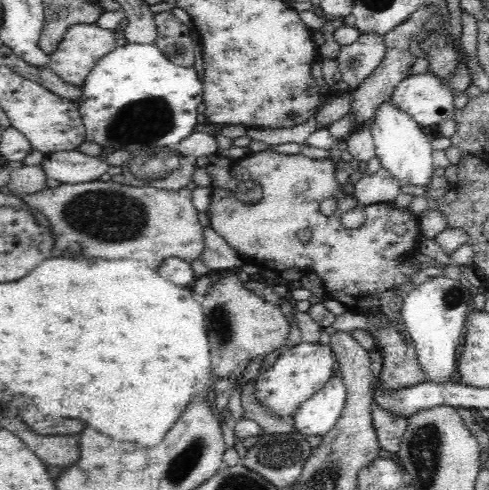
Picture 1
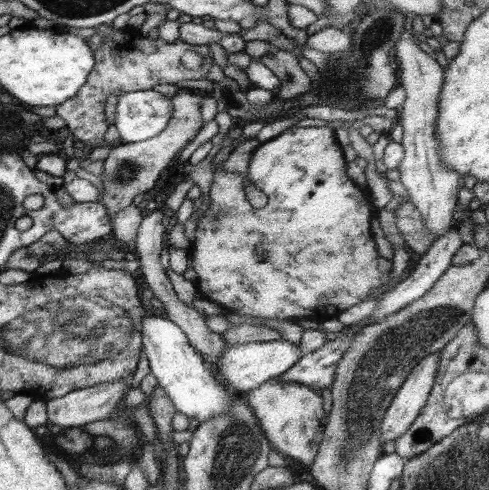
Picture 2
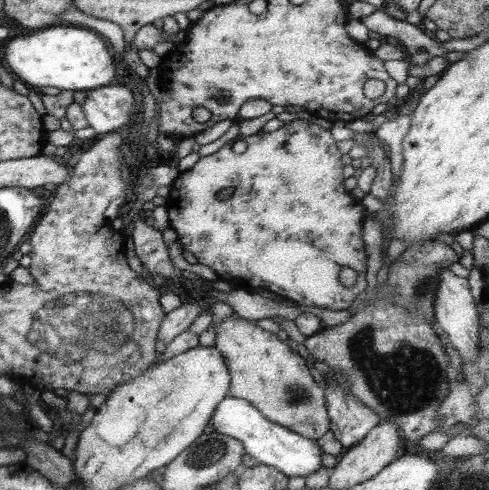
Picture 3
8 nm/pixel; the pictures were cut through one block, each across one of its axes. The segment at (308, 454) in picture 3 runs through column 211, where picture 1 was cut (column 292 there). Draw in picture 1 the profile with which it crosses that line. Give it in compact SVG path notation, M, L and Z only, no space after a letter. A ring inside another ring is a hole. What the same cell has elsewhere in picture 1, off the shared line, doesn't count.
M340 372L330 378L330 382L312 398L300 404L294 414L294 430L304 436L324 436L334 430L336 422L346 408L346 384L342 382Z

